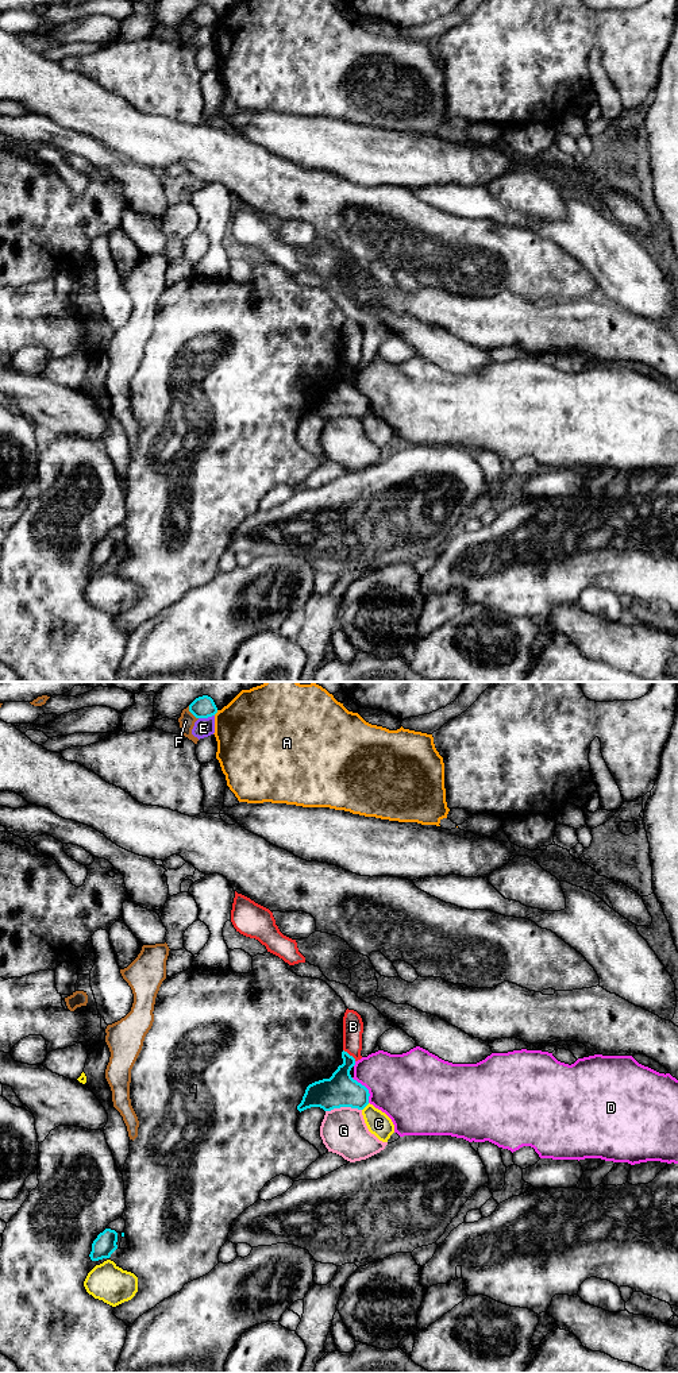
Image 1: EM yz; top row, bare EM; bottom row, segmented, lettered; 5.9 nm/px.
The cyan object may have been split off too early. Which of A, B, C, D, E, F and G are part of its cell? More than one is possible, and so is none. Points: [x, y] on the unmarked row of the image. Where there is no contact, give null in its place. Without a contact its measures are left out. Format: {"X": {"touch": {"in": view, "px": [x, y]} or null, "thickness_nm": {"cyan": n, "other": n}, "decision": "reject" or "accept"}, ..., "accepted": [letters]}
{"A": {"touch": {"in": "yz", "px": [215, 22]}, "thickness_nm": {"cyan": 130, "other": 440}, "decision": "reject"}, "B": {"touch": {"in": "yz", "px": [349, 363]}, "thickness_nm": {"cyan": 200, "other": 130}, "decision": "reject"}, "C": {"touch": {"in": "yz", "px": [365, 415]}, "thickness_nm": {"cyan": 200, "other": 140}, "decision": "reject"}, "D": {"touch": {"in": "yz", "px": [366, 397]}, "thickness_nm": {"cyan": 200, "other": 400}, "decision": "reject"}, "E": {"touch": {"in": "yz", "px": [205, 26]}, "thickness_nm": {"cyan": 130, "other": 110}, "decision": "reject"}, "F": {"touch": {"in": "yz", "px": [192, 22]}, "thickness_nm": {"cyan": 130, "other": 100}, "decision": "reject"}, "G": {"touch": {"in": "yz", "px": [343, 415]}, "thickness_nm": {"cyan": 200, "other": 280}, "decision": "reject"}, "accepted": []}

